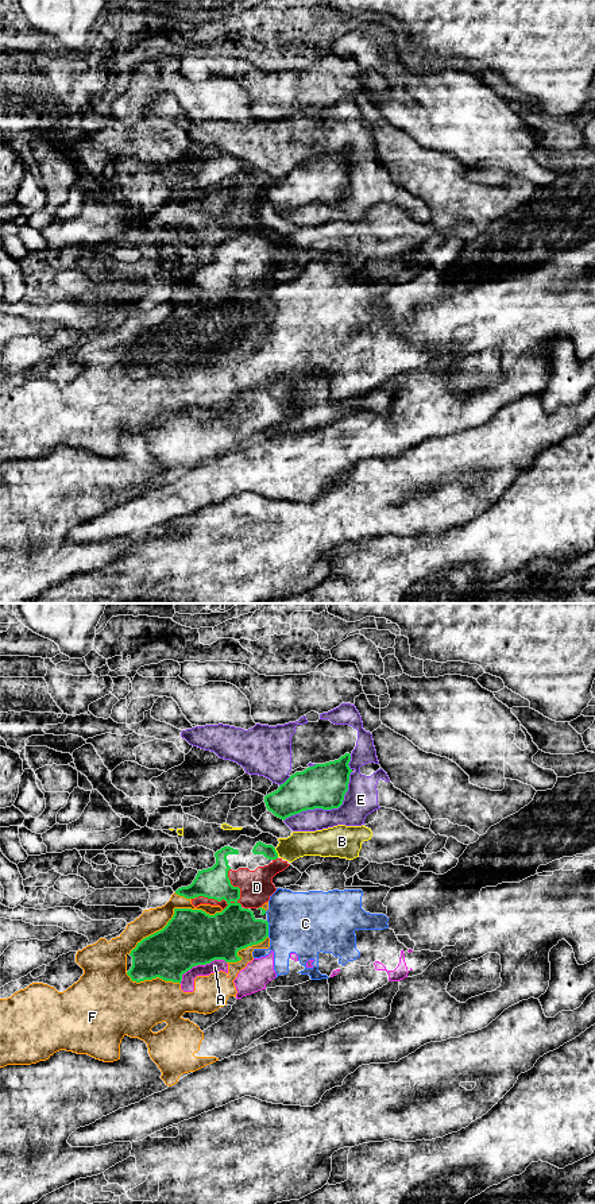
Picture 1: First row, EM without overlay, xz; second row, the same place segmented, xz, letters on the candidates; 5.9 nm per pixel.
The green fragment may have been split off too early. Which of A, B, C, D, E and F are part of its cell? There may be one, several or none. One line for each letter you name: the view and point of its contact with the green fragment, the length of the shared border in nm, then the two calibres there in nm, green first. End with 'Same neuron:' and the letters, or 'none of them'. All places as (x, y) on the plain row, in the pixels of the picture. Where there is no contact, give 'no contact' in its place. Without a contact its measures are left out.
D: meets green in xz at (236, 282); contact 240 nm long; 260 nm thick on the green side, 200 nm on the other
Same neuron: D

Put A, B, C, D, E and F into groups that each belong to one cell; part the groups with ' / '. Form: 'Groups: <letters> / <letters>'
Groups: A C F / B / D / E

